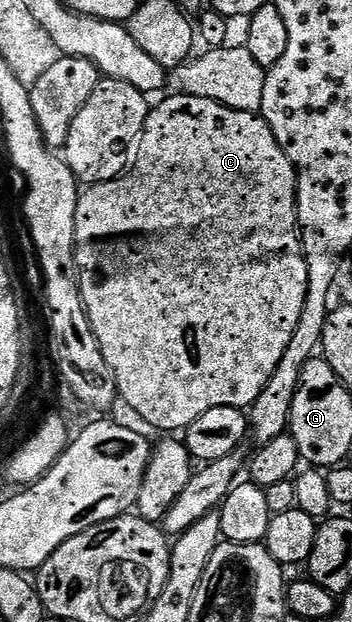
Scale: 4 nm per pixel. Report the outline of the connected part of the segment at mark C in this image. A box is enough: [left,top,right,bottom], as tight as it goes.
[78,98,308,430]

